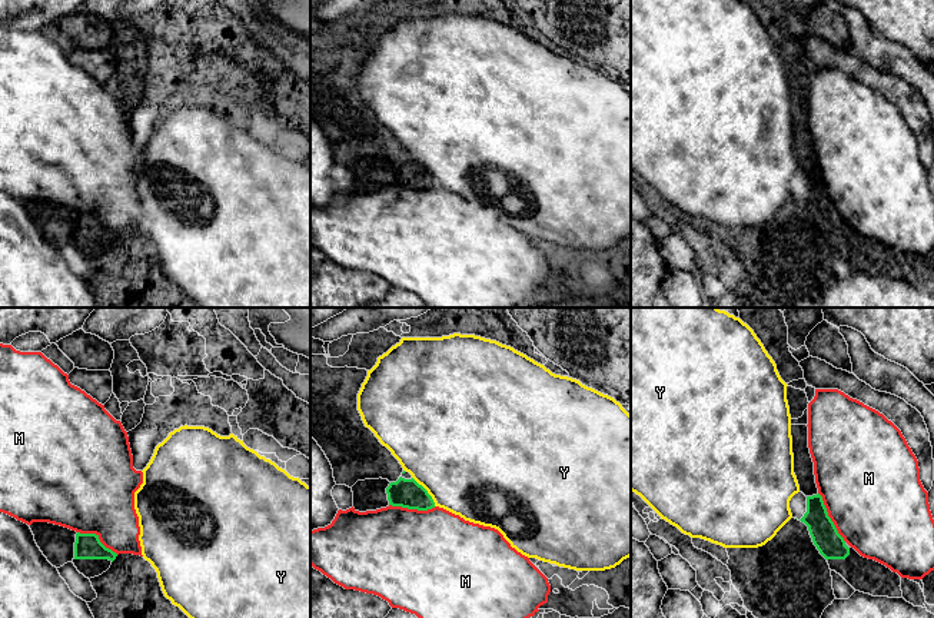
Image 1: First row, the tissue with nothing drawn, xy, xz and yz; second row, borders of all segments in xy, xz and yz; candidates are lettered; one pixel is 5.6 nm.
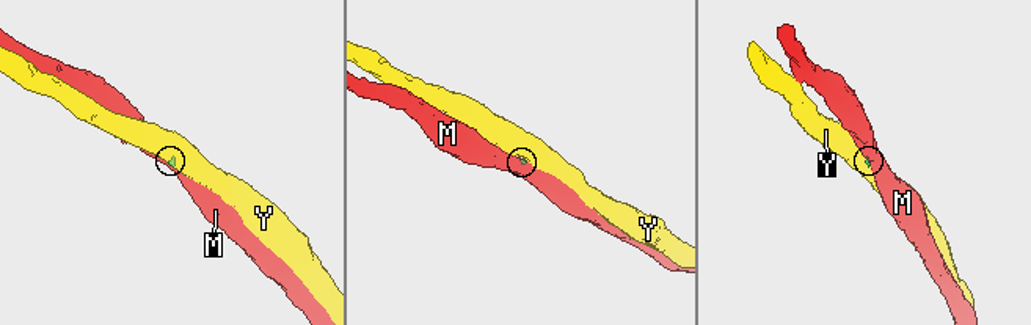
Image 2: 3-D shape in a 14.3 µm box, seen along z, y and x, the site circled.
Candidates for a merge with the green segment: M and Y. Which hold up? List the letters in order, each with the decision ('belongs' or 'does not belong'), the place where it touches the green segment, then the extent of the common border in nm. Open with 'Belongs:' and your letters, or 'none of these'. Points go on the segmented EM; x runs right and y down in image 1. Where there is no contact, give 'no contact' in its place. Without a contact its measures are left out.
Belongs: none of these
M: does not belong | yz (828, 517) | 320 nm
Y: does not belong | xz (426, 491) | 220 nm

